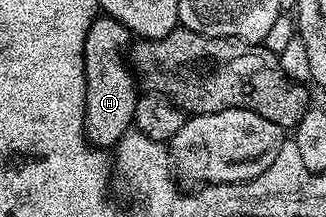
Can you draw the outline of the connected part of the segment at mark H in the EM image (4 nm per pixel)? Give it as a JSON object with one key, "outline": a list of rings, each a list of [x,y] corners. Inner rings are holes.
{"outline":[[[98,17],[93,20],[91,29],[87,29],[87,37],[85,38],[85,44],[83,45],[83,53],[85,54],[85,135],[89,138],[89,142],[95,147],[102,149],[116,148],[117,142],[126,135],[128,131],[133,127],[133,118],[135,117],[135,105],[139,98],[139,84],[131,70],[130,64],[127,62],[126,52],[121,52],[121,47],[128,48],[131,43],[130,31],[124,27],[118,20],[110,19],[108,17]]]}

